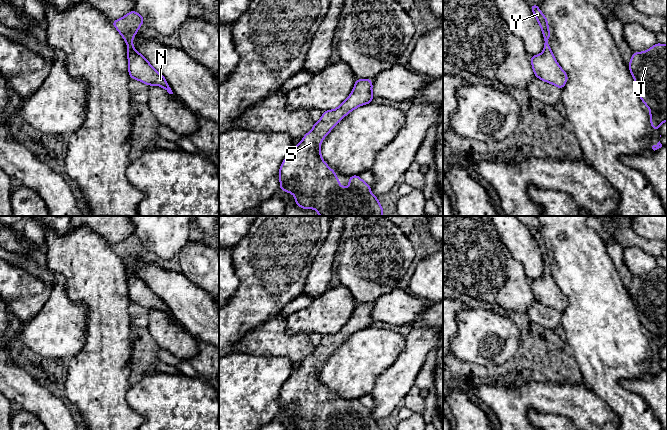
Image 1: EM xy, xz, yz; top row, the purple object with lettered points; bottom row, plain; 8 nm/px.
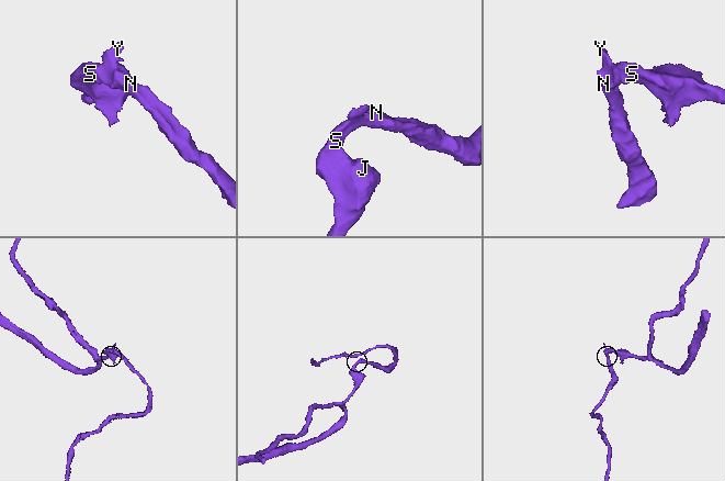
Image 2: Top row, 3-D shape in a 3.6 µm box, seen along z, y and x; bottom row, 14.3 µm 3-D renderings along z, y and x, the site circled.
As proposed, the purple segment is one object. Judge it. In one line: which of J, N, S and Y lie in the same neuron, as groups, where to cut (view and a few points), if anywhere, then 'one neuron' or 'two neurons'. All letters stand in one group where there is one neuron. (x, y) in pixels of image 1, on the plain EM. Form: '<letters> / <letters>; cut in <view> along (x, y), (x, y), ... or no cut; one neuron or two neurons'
J N S Y; no cut; one neuron

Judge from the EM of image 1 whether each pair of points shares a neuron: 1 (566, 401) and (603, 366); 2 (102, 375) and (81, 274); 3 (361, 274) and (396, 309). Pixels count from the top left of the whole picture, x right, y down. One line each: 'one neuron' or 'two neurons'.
1: two neurons
2: one neuron
3: two neurons

